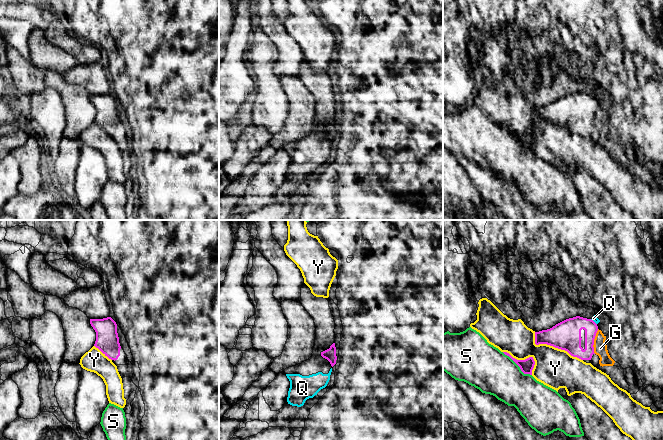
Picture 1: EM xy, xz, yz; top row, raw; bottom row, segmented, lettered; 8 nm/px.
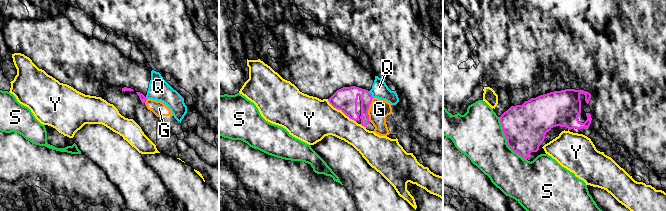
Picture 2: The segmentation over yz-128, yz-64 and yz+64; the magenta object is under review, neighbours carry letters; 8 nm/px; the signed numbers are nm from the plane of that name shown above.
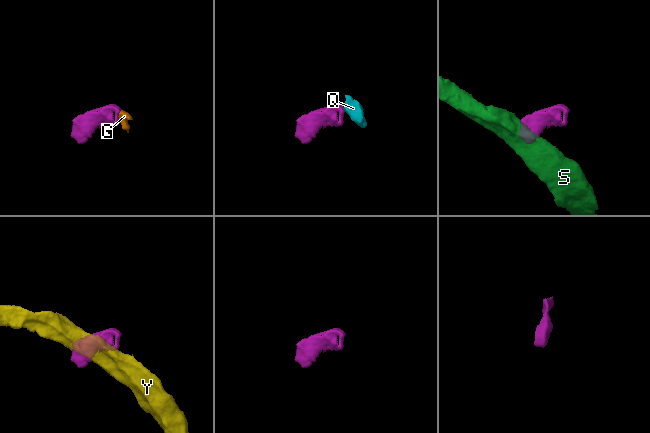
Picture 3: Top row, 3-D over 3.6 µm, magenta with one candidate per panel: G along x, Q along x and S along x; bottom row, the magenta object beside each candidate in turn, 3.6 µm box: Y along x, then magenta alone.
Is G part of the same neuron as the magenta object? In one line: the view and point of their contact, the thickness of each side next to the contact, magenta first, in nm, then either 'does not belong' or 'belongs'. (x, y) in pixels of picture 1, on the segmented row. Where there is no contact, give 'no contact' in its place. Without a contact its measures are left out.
contact yz (593, 341); calibres 240 and 110 nm; belongs

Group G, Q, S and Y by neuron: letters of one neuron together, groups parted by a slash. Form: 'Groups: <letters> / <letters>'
Groups: G / Q / S / Y

